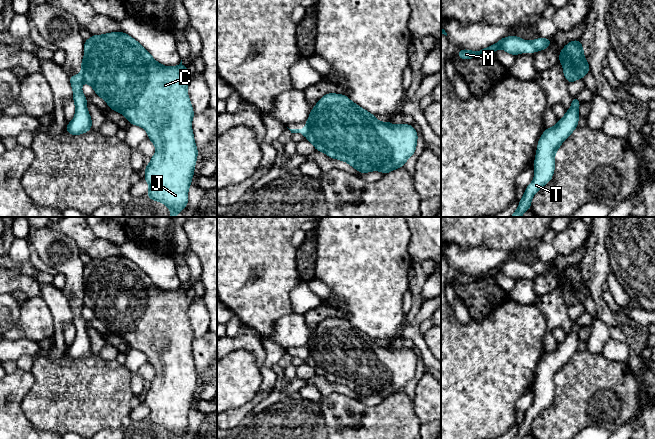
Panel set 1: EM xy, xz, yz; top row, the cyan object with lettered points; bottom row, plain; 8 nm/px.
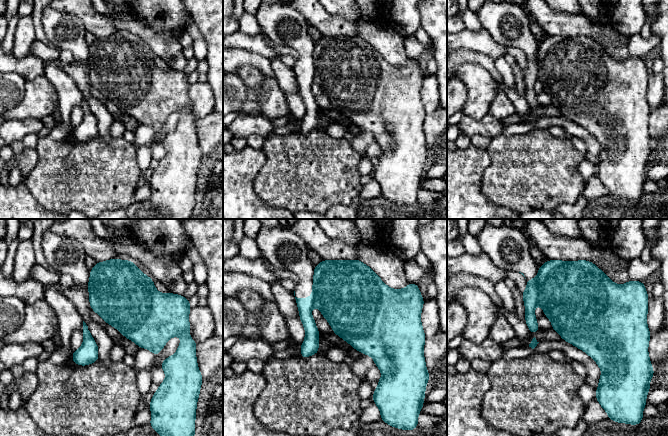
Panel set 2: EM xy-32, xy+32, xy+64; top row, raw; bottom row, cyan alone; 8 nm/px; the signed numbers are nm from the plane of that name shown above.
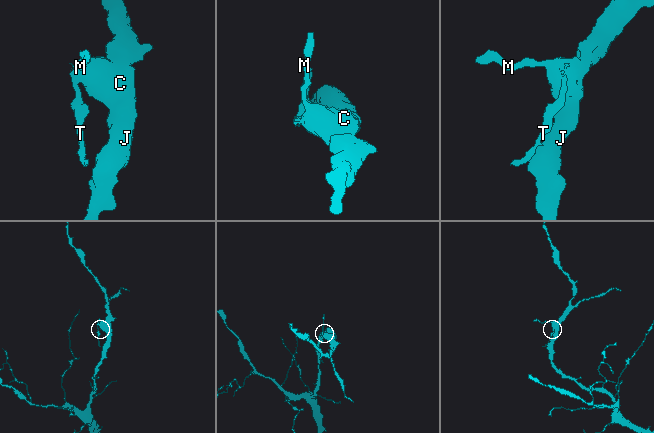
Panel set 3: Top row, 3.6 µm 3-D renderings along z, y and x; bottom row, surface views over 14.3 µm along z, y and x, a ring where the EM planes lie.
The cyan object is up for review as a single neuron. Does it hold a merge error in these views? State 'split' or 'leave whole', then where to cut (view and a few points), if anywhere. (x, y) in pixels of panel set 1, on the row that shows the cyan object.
split; cut xy (83, 59), (84, 81)

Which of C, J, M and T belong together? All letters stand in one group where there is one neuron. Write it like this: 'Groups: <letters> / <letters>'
Groups: C J M / T

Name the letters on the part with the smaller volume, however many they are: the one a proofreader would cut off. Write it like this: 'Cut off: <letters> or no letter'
Cut off: T

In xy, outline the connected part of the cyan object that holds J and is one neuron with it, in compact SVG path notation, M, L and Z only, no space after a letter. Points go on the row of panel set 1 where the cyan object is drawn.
M111 32L103 35L92 35L84 41L84 82L88 83L111 110L124 115L131 125L144 128L148 139L153 142L156 153L145 166L144 179L149 185L147 197L166 205L176 217L188 205L188 190L192 184L197 155L199 153L192 130L192 119L195 115L187 93L190 82L188 67L181 62L174 67L158 63L152 55L134 38L124 32Z

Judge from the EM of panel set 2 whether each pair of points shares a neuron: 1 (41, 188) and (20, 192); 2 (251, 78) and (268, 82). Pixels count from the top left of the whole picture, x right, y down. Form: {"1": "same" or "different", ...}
{"1": "different", "2": "different"}

